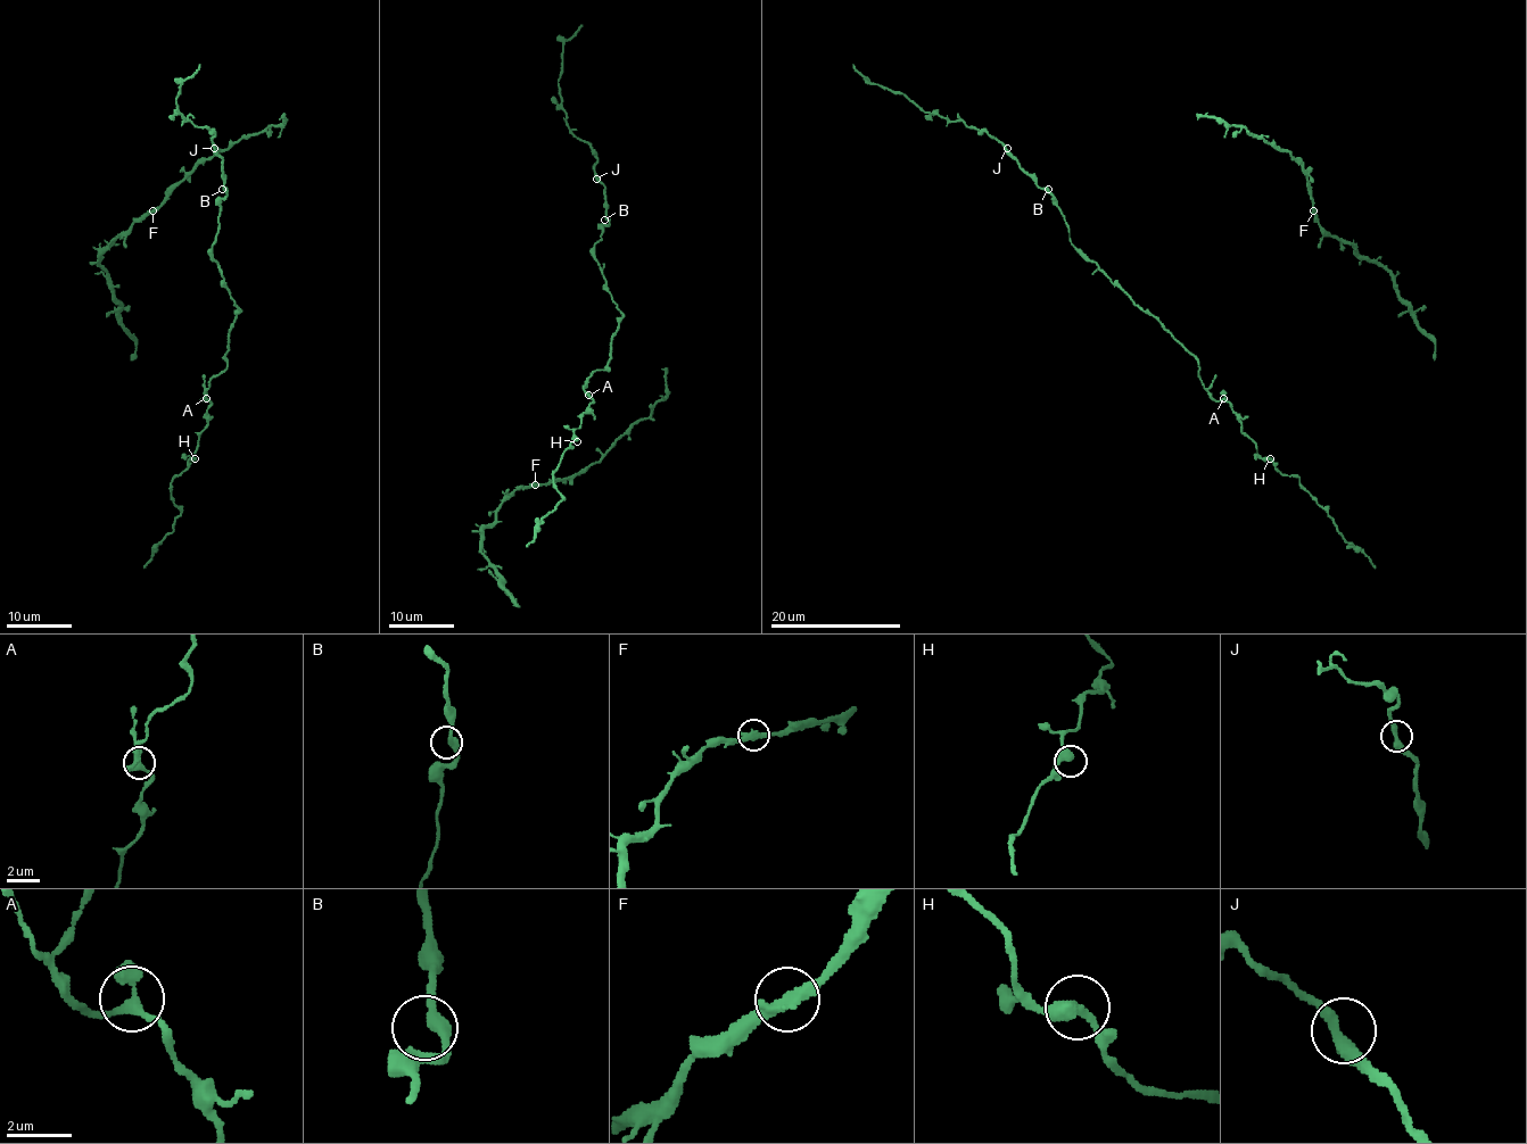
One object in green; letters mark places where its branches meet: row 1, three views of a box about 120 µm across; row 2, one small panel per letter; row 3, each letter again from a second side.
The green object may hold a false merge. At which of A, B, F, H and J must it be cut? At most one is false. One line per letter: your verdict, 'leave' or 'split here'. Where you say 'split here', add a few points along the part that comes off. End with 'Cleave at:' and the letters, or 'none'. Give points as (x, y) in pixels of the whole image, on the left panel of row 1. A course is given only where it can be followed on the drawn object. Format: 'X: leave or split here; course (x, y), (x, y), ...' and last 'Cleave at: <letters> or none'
A: leave
B: leave
F: leave
H: leave
J: leave
Cleave at: none

